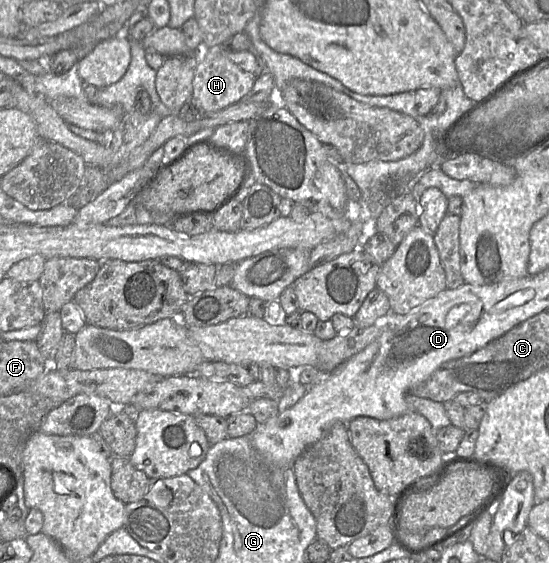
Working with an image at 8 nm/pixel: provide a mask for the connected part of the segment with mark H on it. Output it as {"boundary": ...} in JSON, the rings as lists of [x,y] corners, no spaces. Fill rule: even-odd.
{"boundary":[[[203,43],[194,51],[197,60],[195,75],[193,79],[193,93],[191,102],[203,111],[219,111],[237,103],[245,98],[253,89],[257,76],[242,70],[238,65],[233,63],[224,55],[222,48],[210,48]]]}

